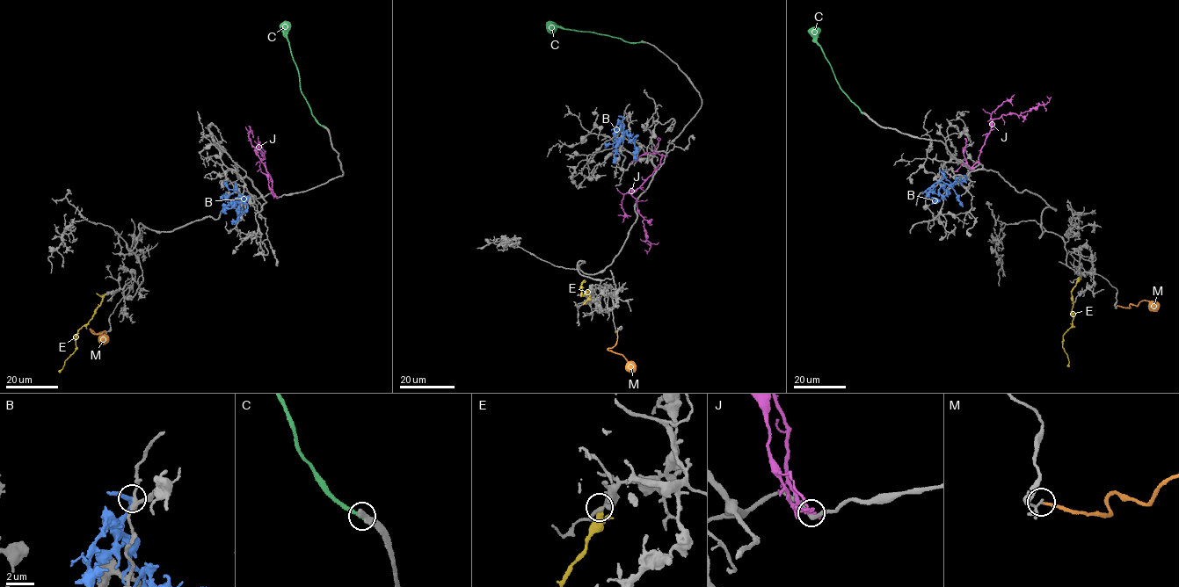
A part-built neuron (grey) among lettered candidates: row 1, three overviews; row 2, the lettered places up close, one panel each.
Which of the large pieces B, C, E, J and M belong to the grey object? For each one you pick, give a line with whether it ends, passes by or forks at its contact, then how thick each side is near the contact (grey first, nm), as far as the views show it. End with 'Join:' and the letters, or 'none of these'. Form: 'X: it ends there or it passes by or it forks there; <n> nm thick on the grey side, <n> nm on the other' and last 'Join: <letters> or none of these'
Join: none of these

